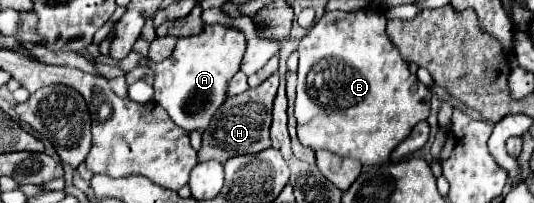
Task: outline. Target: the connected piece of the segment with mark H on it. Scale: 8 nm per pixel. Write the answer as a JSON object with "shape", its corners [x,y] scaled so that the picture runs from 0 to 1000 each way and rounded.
{"shape":[[[509,365],[502,394],[494,394],[483,433],[464,433],[453,463],[431,473],[412,552],[404,562],[404,591],[397,591],[397,631],[378,660],[378,729],[371,749],[371,788],[408,788],[423,798],[427,778],[449,768],[449,759],[479,759],[494,729],[506,729],[506,611],[509,611],[509,512],[521,443],[521,365]]]}

